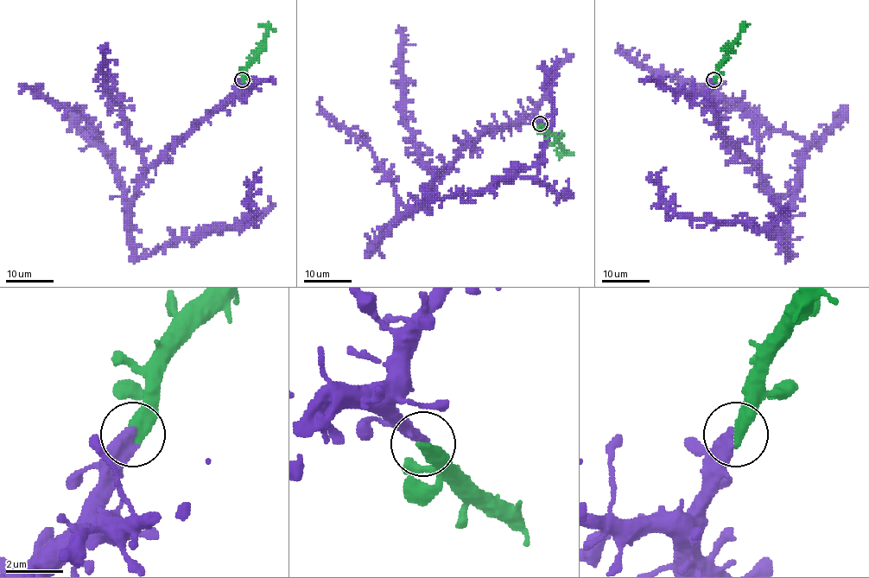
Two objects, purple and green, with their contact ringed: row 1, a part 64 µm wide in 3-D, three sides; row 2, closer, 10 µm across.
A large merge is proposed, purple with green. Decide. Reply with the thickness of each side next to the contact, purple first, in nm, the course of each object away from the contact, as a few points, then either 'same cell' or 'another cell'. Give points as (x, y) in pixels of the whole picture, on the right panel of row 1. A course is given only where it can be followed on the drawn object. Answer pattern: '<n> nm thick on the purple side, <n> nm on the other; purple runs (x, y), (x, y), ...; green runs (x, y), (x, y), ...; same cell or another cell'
480 nm thick on the purple side, 550 nm on the other; purple runs (713, 79), (716, 126), (783, 213), (789, 256), (748, 223), (680, 217), (662, 196), (665, 168); green runs (714, 79), (718, 65), (745, 26), (744, 23); same cell

